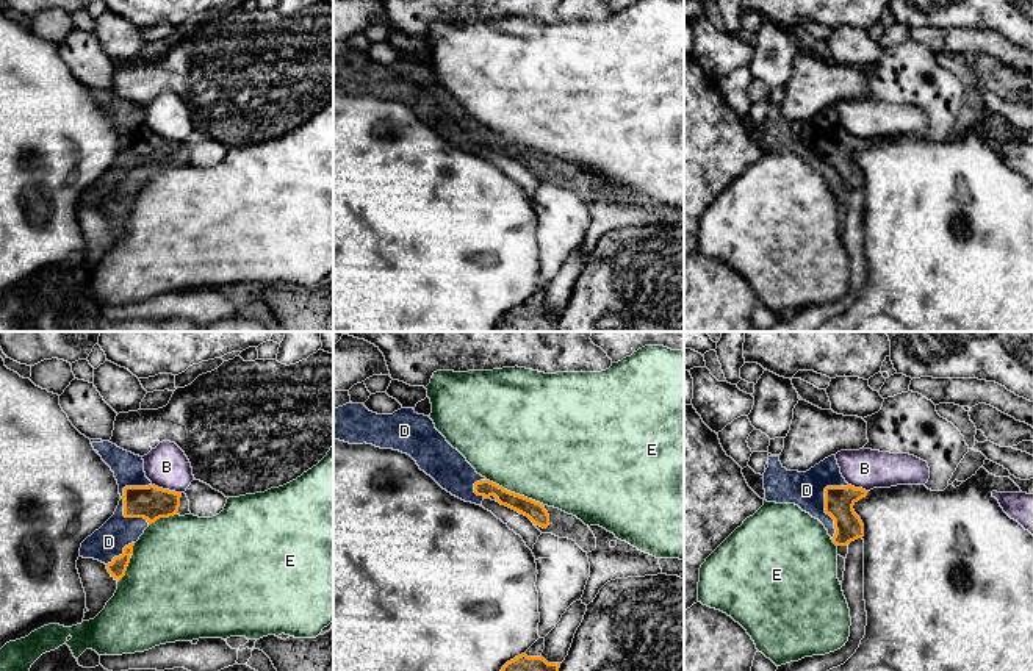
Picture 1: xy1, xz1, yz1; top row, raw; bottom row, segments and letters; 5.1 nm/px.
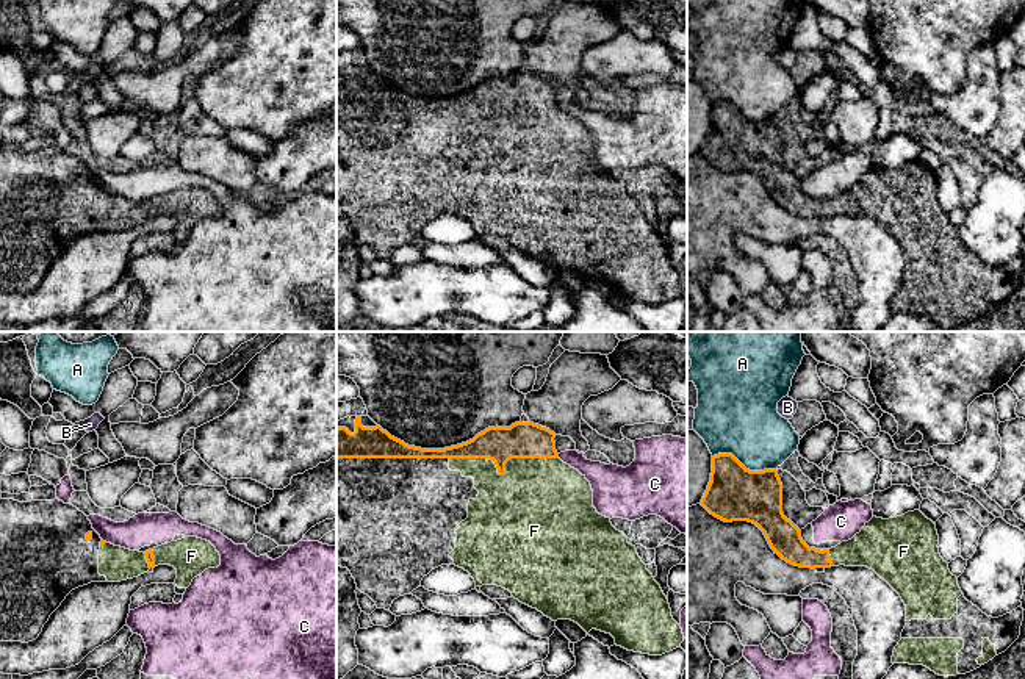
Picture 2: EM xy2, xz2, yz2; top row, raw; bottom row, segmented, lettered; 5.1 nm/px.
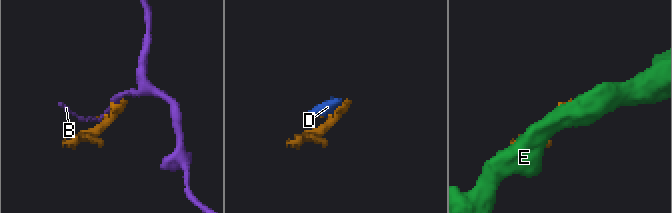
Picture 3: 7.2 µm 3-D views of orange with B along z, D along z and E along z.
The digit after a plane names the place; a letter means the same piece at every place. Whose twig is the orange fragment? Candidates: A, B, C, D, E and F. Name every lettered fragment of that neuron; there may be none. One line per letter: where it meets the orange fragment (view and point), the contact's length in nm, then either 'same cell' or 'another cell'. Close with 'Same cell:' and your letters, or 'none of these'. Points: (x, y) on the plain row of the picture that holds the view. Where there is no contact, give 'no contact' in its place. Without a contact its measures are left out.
A: yz2 (742, 114) | 340 nm | another cell
B: xy1 (166, 139) | 160 nm | another cell
C: xy2 (105, 191) | 40 nm | another cell
D: xy1 (124, 163) | 240 nm | same cell
E: xz1 (514, 143) | 300 nm | another cell
F: xz2 (504, 122) | 550 nm | same cell
Same cell: D, F

